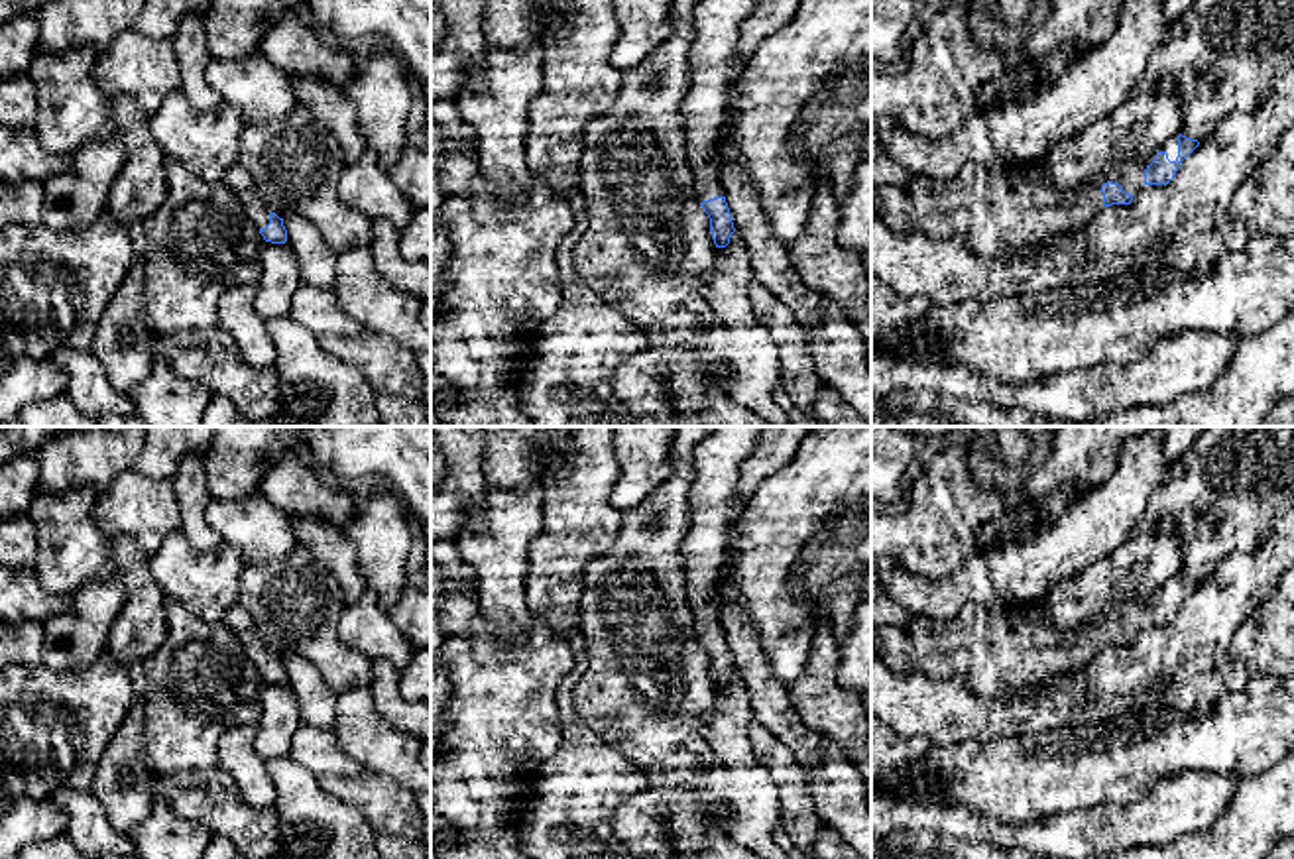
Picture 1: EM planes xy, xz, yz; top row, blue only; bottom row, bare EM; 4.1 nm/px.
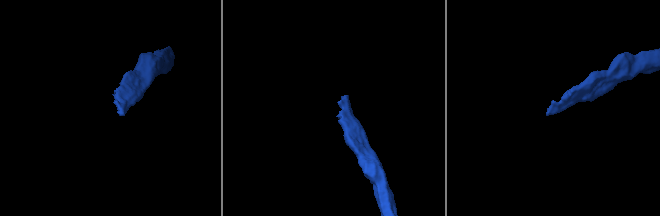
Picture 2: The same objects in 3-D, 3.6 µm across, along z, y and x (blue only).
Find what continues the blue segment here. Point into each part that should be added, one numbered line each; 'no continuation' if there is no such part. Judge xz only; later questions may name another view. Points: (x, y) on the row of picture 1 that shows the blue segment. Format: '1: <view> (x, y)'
1: xz (714, 59)

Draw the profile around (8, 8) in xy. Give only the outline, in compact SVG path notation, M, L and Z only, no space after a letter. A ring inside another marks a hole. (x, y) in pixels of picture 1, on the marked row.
M0 0L0 26L14 20L22 12L37 12L45 0Z

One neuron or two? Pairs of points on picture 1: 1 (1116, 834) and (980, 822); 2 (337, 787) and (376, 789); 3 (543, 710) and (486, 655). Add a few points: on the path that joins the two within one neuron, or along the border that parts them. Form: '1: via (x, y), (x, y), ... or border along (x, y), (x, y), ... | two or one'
1: via (1082, 834), (1013, 834) | one
2: via (347, 789), (366, 789) | one
3: via (529, 698), (500, 669) | one

